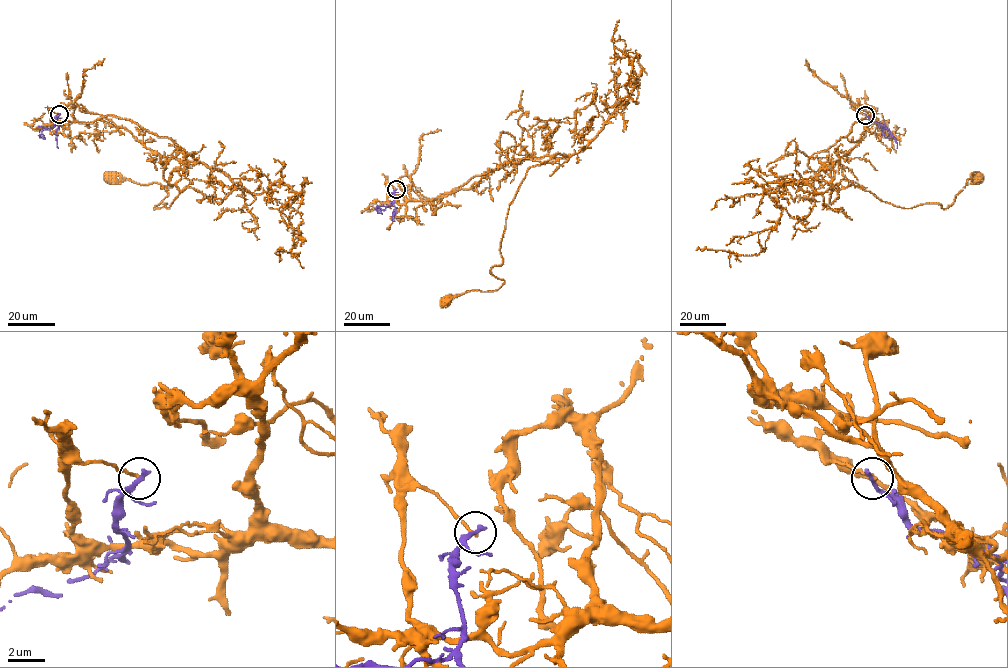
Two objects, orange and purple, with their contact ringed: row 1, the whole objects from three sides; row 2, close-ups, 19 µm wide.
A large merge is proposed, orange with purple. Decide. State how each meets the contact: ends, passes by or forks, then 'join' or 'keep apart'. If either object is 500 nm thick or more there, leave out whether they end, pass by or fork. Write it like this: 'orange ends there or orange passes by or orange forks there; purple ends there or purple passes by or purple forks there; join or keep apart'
orange ends there; purple ends there; keep apart

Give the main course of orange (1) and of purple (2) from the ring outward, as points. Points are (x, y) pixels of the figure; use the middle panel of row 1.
1: (395, 189), (392, 203), (429, 201), (569, 155), (518, 188), (490, 272), (504, 284), (445, 303)
2: (395, 189), (391, 205), (376, 208), (382, 213)

